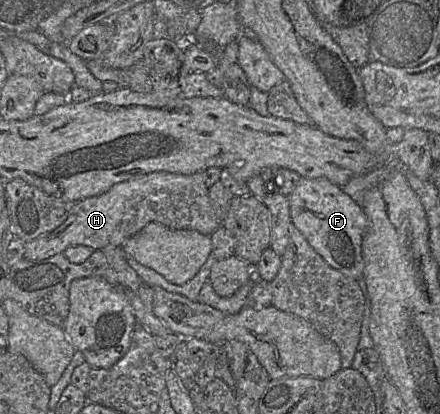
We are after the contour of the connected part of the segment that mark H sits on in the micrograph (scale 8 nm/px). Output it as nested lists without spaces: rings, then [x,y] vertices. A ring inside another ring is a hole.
[[[160,171],[118,183],[106,193],[78,201],[64,223],[36,239],[20,243],[20,250],[26,259],[37,261],[63,253],[71,246],[88,246],[94,251],[122,248],[129,238],[139,233],[151,222],[161,223],[174,230],[194,230],[210,237],[221,226],[221,222],[212,208],[204,172],[184,175]]]

